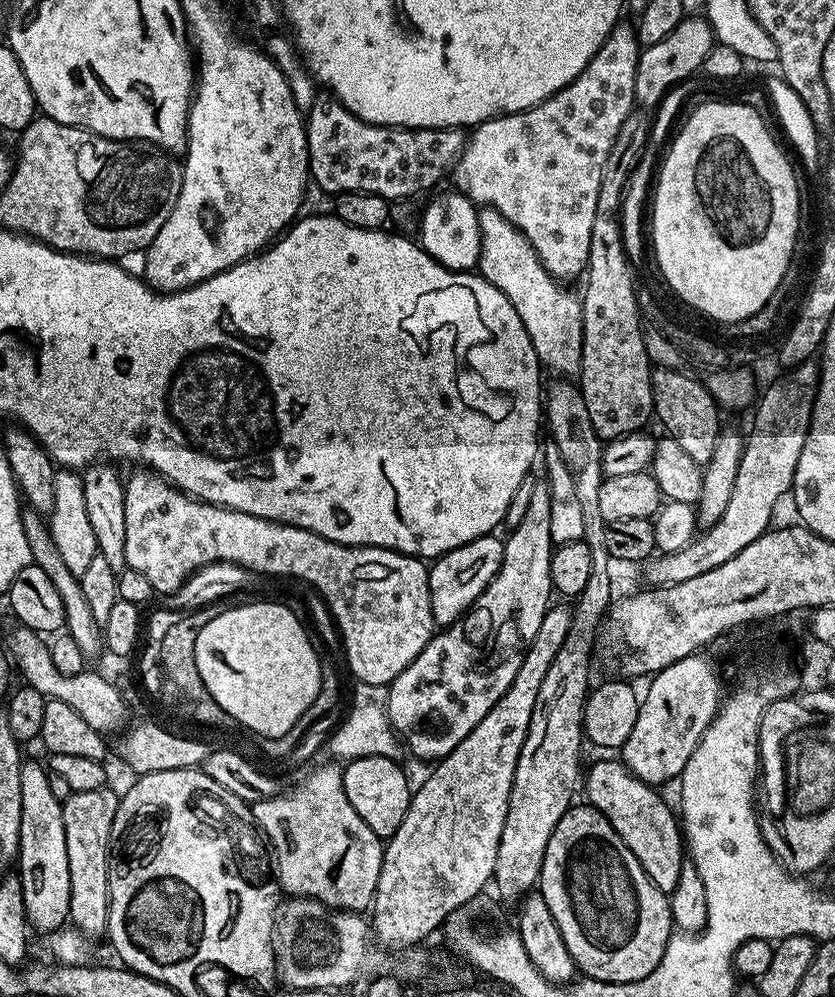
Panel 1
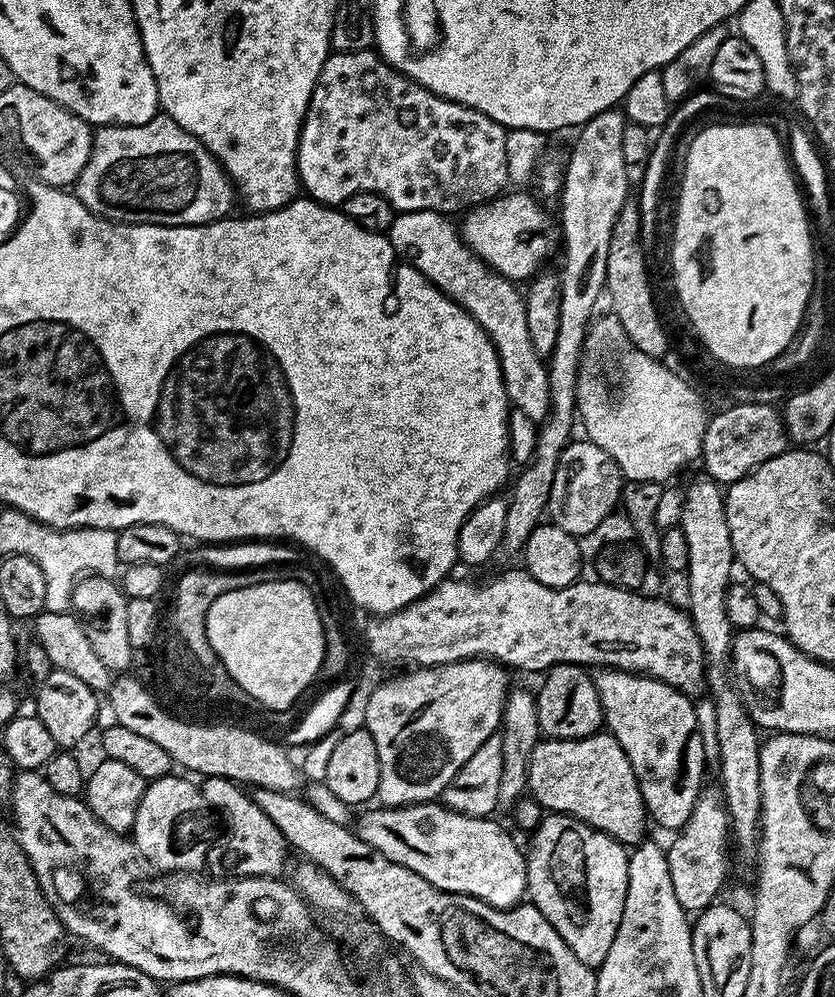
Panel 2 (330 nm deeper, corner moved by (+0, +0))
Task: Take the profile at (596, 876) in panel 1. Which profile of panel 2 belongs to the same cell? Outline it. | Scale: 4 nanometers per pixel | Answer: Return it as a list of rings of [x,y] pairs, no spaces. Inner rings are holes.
[[[548,814],[543,817],[531,833],[532,845],[526,848],[528,861],[528,891],[530,902],[544,915],[546,922],[558,930],[562,942],[574,950],[583,964],[596,970],[606,954],[610,954],[610,942],[618,934],[622,922],[622,910],[626,906],[628,889],[628,857],[625,845],[619,844],[612,836],[575,820],[572,816]]]

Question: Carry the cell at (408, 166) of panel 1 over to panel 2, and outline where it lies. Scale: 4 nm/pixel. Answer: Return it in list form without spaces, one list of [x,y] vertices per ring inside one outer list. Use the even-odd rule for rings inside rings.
[[[375,51],[332,52],[328,57],[328,61],[322,66],[322,74],[314,86],[314,94],[310,98],[306,118],[300,127],[300,141],[296,151],[296,169],[300,172],[303,191],[311,199],[317,200],[319,204],[325,206],[343,205],[344,200],[350,198],[350,194],[373,192],[389,200],[397,213],[417,212],[418,210],[430,210],[431,212],[445,214],[460,211],[460,213],[463,213],[465,210],[475,209],[477,204],[485,204],[488,200],[496,199],[509,187],[506,140],[507,131],[501,124],[494,122],[486,114],[482,114],[478,110],[468,108],[466,105],[459,104],[453,100],[447,100],[430,90],[426,90],[409,76],[404,76],[398,70],[391,68]]]

